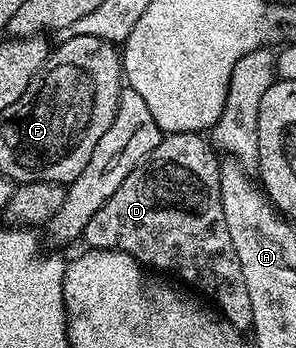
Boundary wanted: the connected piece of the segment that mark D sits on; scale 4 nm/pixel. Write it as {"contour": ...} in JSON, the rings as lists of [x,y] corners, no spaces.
{"contour":[[[200,133],[161,136],[151,155],[122,179],[122,187],[106,199],[102,208],[94,211],[82,241],[88,249],[120,249],[141,266],[181,277],[176,279],[185,286],[193,285],[188,286],[193,290],[201,289],[196,291],[234,328],[248,331],[252,328],[250,291],[246,291],[238,255],[234,243],[230,243],[230,231],[226,231],[220,198],[222,161],[215,152],[213,142]]]}

